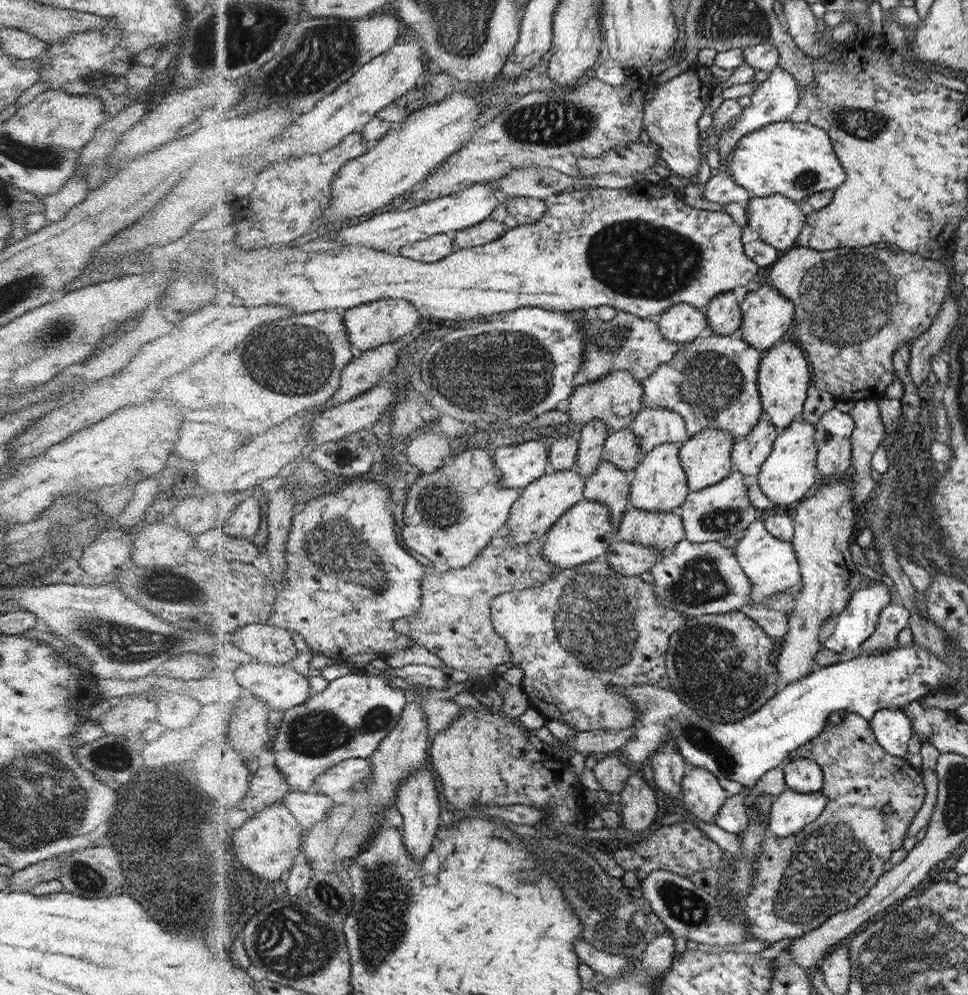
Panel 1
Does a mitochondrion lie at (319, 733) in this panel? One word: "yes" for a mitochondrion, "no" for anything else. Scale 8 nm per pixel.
yes

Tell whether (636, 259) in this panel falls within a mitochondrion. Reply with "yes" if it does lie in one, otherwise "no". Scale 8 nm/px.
yes

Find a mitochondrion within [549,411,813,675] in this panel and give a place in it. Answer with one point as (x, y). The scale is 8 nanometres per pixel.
(701, 581)

